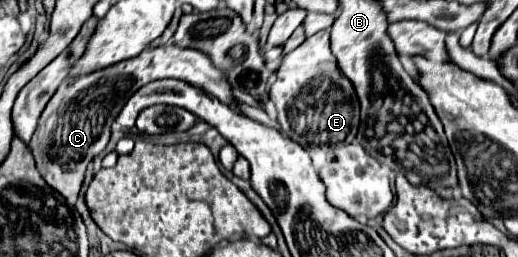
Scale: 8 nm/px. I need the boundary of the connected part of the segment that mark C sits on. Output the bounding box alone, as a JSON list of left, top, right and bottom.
[29,45,233,201]

